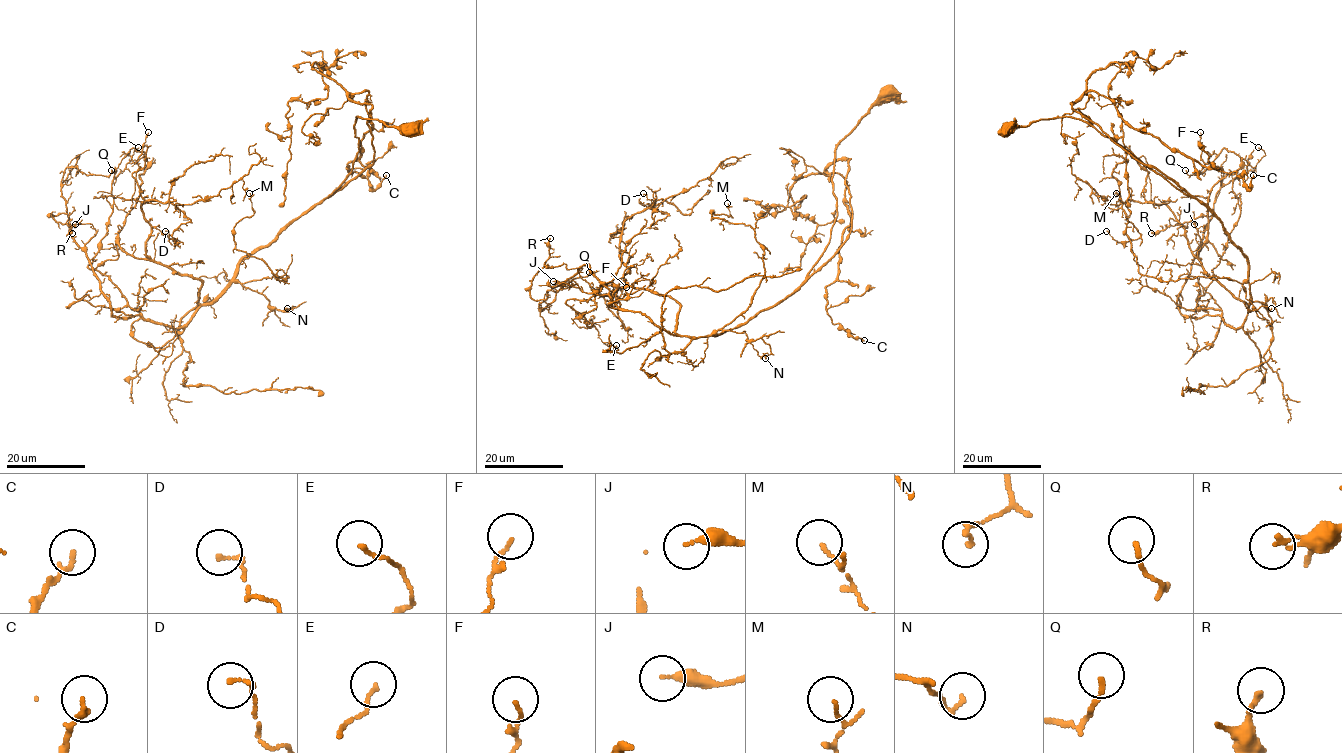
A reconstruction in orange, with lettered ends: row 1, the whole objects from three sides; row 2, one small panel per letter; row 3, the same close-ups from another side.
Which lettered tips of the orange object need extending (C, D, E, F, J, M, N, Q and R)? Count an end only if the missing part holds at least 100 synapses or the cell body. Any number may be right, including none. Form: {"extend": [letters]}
{"extend": []}

